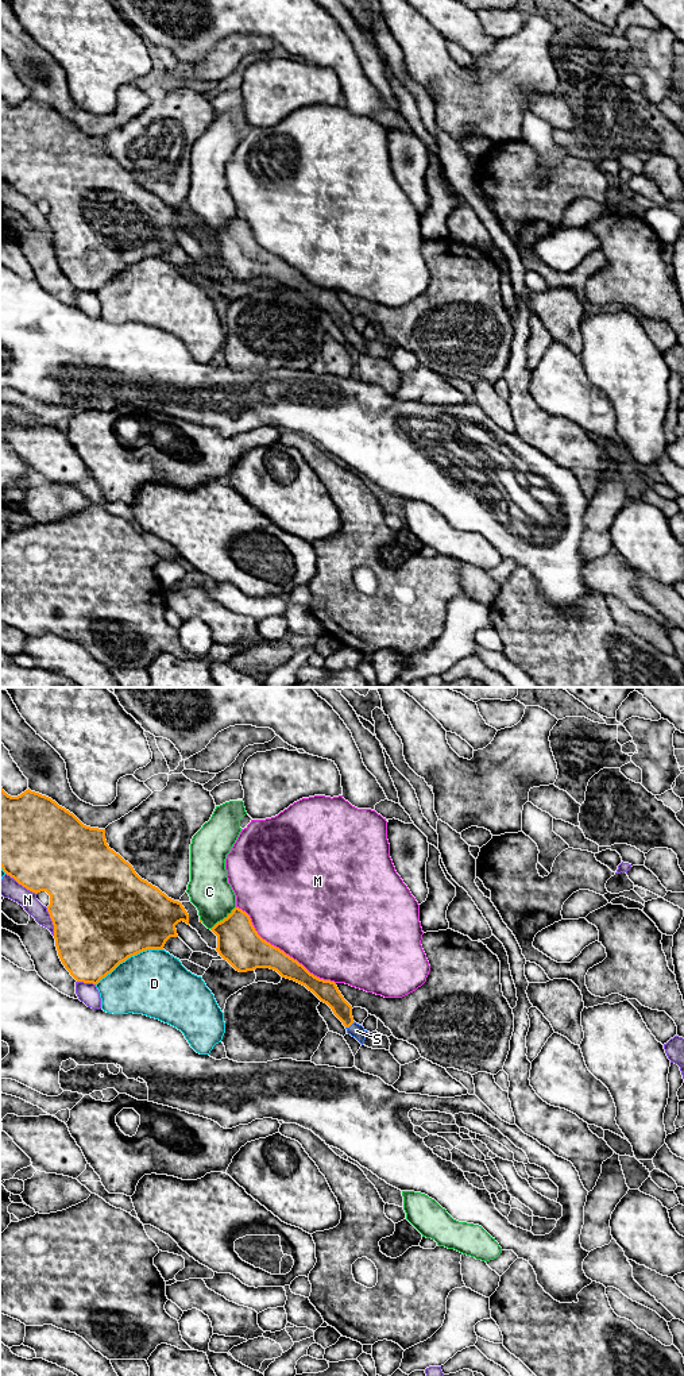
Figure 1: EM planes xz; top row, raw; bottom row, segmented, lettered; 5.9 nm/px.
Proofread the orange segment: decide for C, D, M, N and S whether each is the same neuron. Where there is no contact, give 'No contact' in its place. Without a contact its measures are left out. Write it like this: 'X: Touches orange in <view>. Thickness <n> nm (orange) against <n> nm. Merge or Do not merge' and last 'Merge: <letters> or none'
C: Touches orange in xz. Thickness 260 nm (orange) against 240 nm. Do not merge
D: Touches orange in xz. Thickness 500 nm (orange) against 400 nm. Do not merge
M: Touches orange in xz. Thickness 240 nm (orange) against 500 nm. Do not merge
N: Touches orange in xz. Thickness 500 nm (orange) against 100 nm. Do not merge
S: Touches orange in xz. Thickness 140 nm (orange) against 90 nm. Merge
Merge: S

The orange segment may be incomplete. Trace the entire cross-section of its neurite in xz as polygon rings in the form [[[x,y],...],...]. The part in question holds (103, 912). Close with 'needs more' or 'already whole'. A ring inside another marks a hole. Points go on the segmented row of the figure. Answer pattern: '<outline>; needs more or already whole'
[[[0,786],[0,867],[27,890],[50,895],[47,911],[54,925],[58,956],[77,982],[97,984],[128,957],[147,949],[163,949],[170,937],[178,937],[178,922],[189,925],[189,914],[181,902],[142,879],[128,862],[109,848],[105,829],[84,825],[55,801],[30,789],[11,797]]]; already whole

